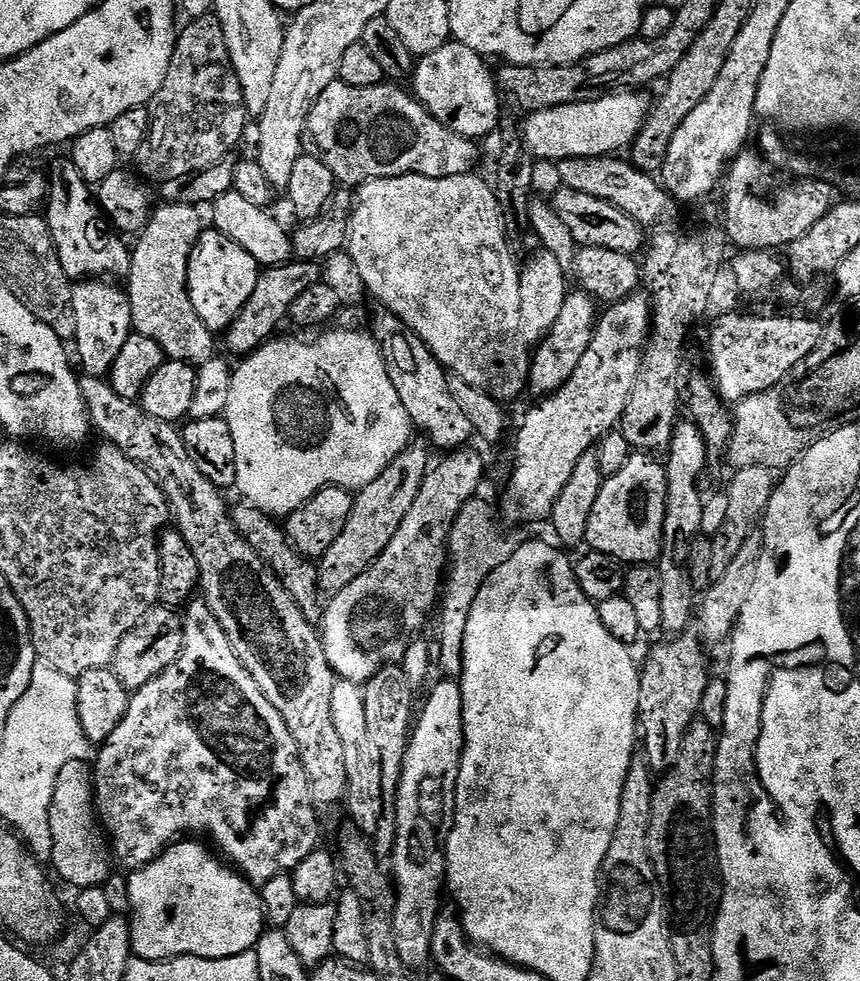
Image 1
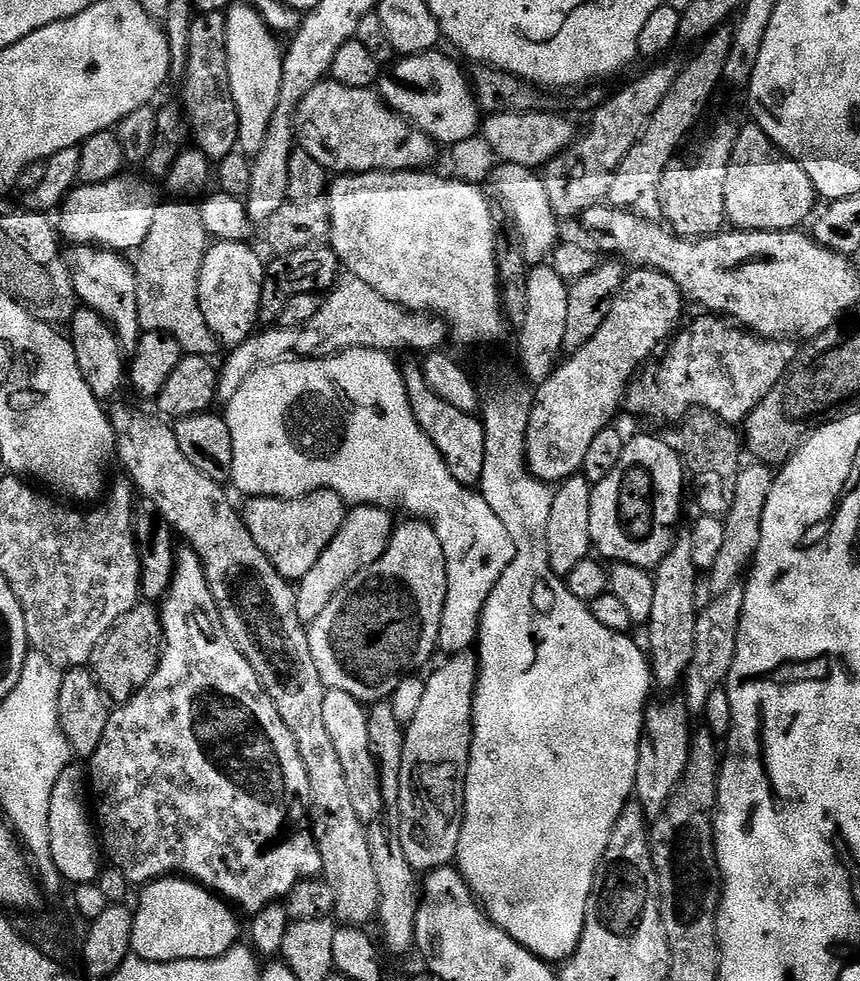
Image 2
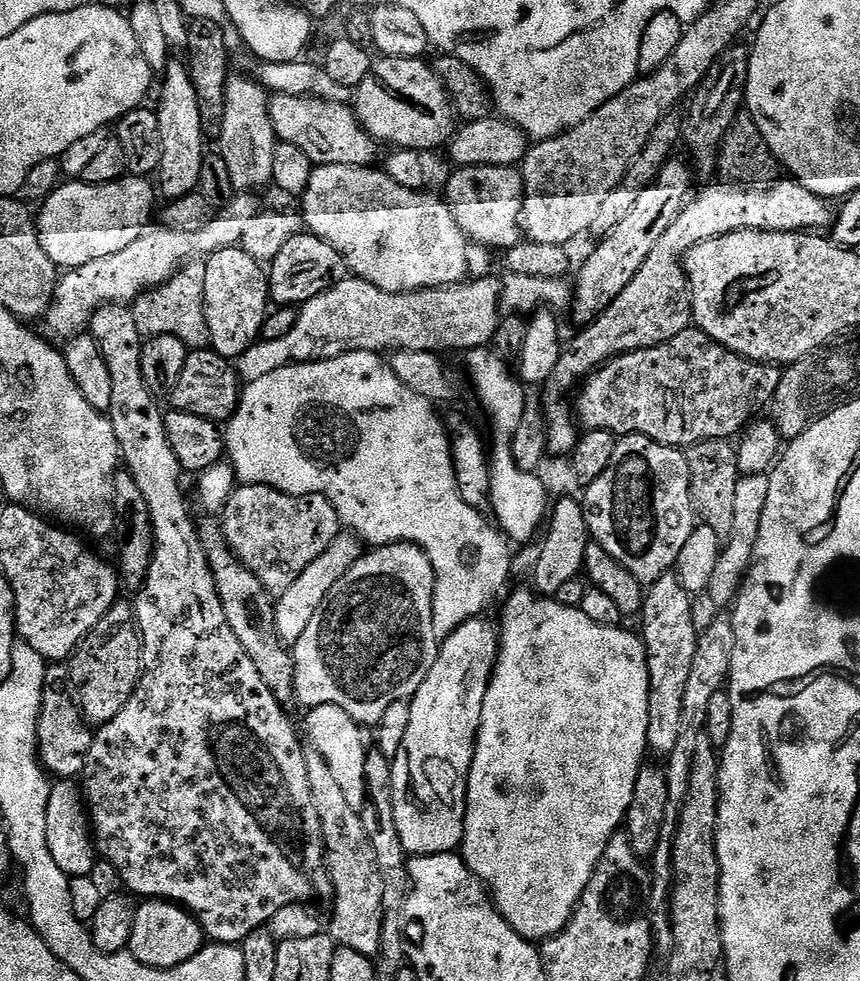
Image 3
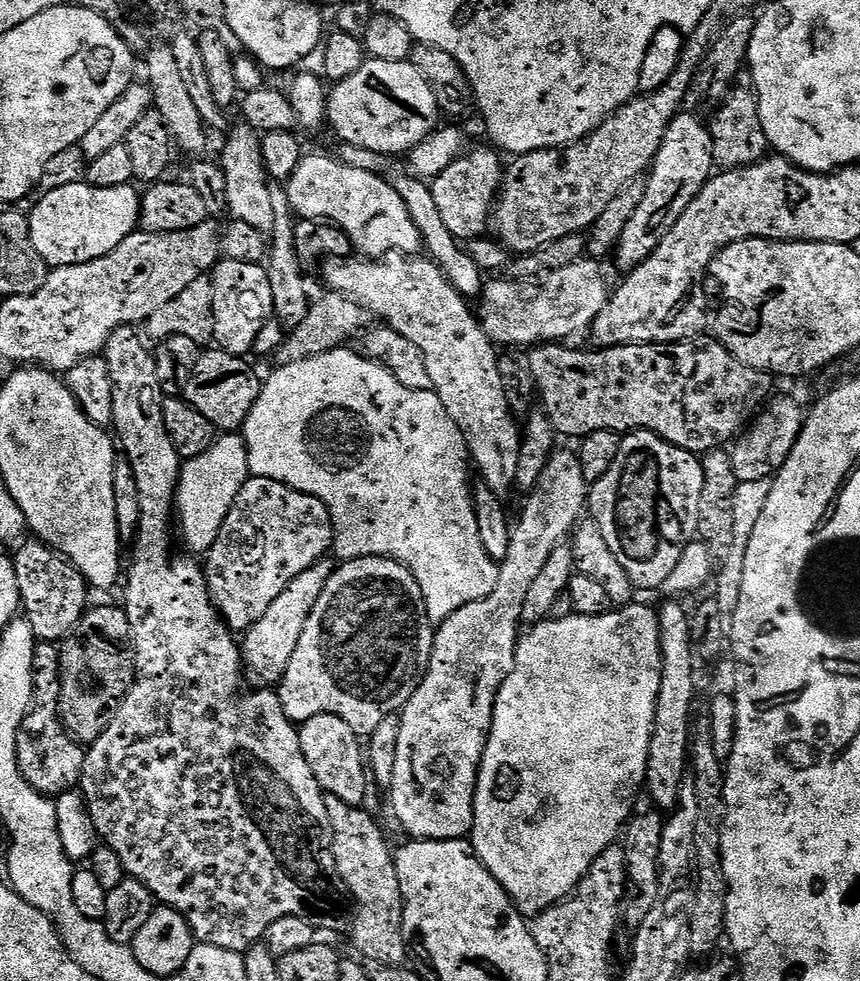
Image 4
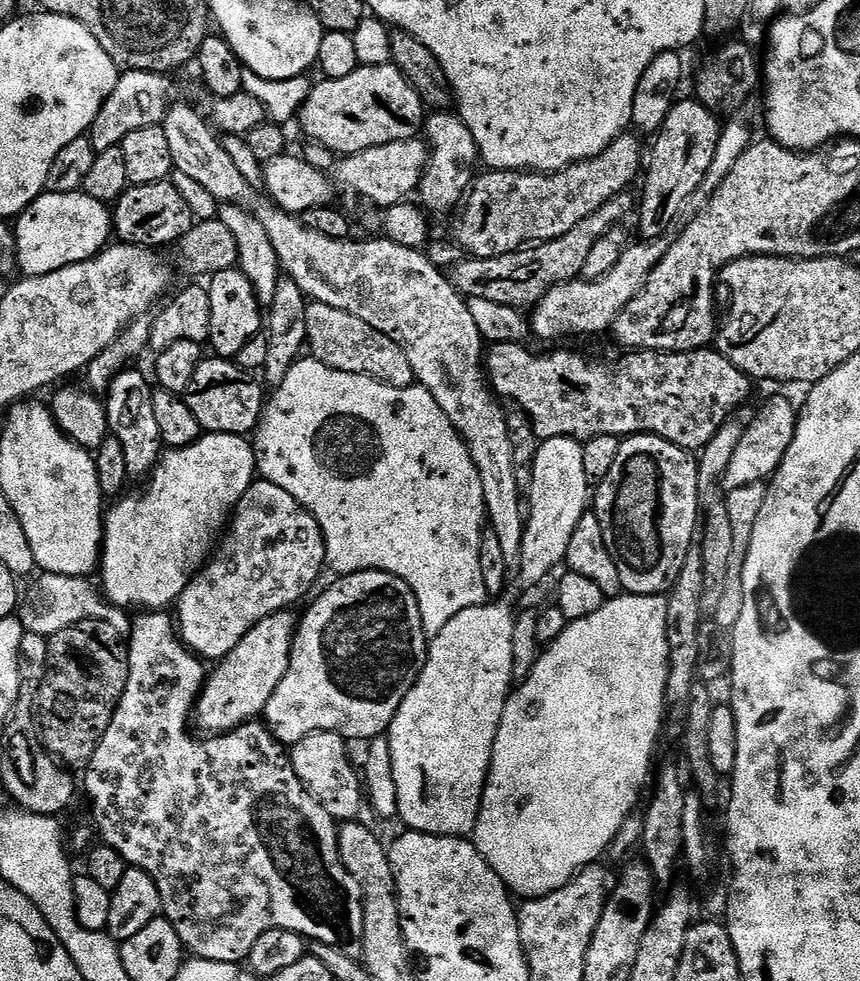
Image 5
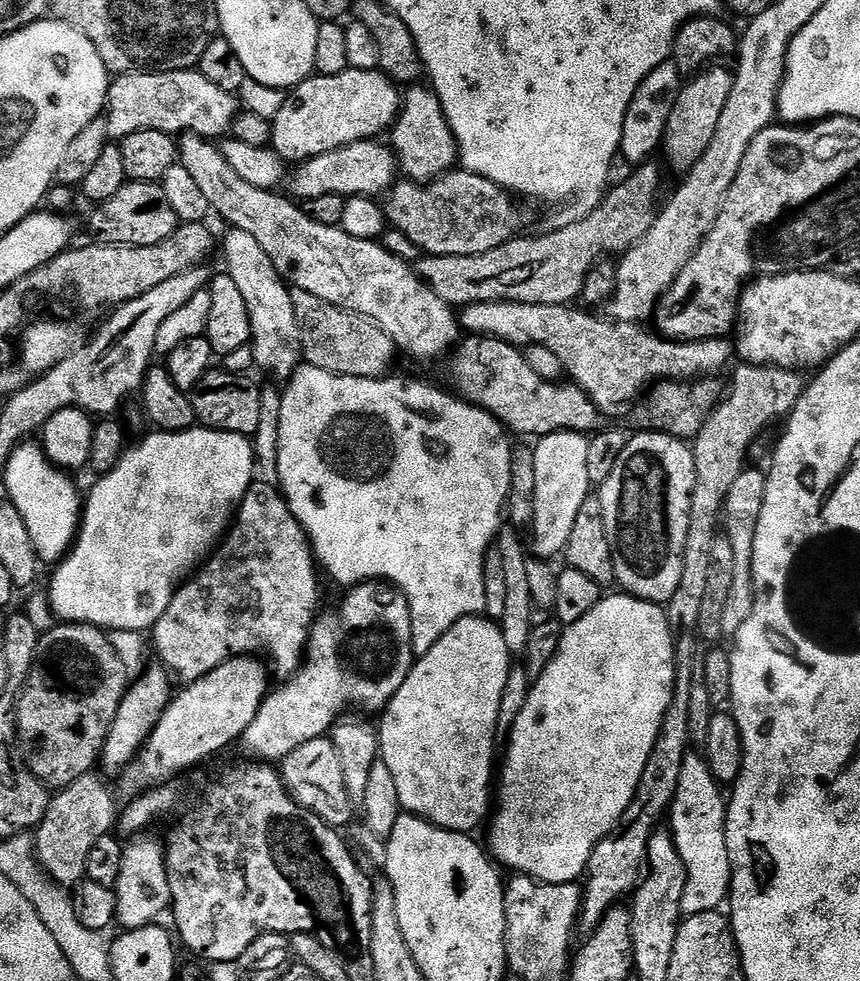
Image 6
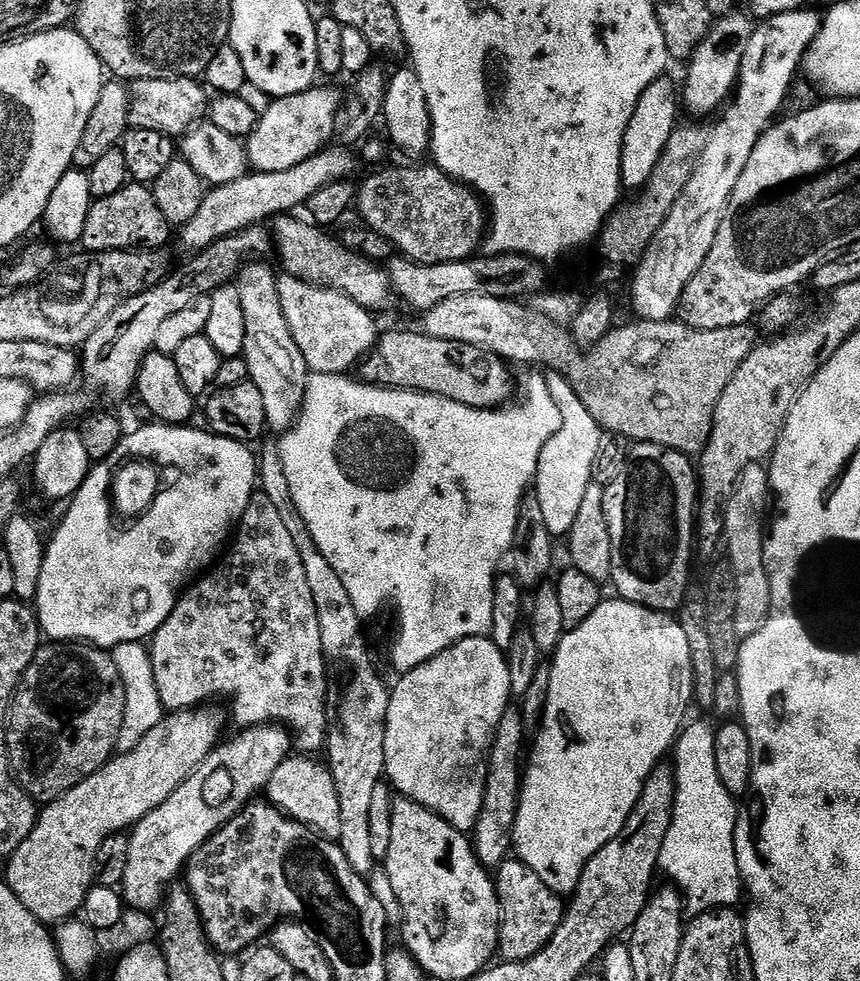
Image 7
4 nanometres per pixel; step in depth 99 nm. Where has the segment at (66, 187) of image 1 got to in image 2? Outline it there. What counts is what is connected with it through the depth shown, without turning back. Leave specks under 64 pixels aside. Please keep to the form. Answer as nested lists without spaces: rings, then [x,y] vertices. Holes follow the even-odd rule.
[[[86,244],[69,247],[66,259],[77,301],[91,312],[97,312],[115,330],[122,349],[135,348],[142,329],[138,318],[138,282],[133,261],[119,252]]]

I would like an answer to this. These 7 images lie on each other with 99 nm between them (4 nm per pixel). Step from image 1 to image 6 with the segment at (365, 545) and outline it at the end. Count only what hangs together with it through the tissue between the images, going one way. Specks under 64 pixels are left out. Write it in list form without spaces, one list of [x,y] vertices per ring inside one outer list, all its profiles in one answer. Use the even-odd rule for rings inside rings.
[[[242,656],[238,659],[228,660],[227,663],[215,668],[210,672],[210,674],[204,676],[202,679],[193,681],[189,686],[184,686],[184,689],[182,689],[181,692],[179,689],[179,691],[171,697],[168,708],[164,712],[159,723],[156,724],[156,728],[148,739],[148,743],[141,748],[138,759],[131,765],[130,773],[132,772],[132,784],[134,787],[140,788],[136,790],[147,790],[167,785],[169,782],[175,781],[172,779],[174,779],[179,772],[184,772],[187,768],[196,768],[203,762],[203,760],[208,760],[211,756],[218,755],[223,748],[230,747],[235,740],[237,743],[237,741],[243,737],[245,730],[250,726],[250,722],[254,722],[254,718],[258,714],[258,710],[262,706],[262,702],[266,697],[268,697],[268,693],[270,691],[270,685],[268,685],[268,672],[270,676],[269,665],[265,663],[263,659],[257,658],[256,656]]]

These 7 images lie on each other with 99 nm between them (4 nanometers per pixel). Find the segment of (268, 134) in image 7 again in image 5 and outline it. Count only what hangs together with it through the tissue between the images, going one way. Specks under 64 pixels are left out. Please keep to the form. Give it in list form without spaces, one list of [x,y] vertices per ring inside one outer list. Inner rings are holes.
[[[395,64],[361,66],[354,74],[346,74],[346,78],[324,78],[319,82],[298,113],[298,123],[304,127],[309,141],[346,157],[386,142],[414,140],[421,135],[426,123],[426,105]]]

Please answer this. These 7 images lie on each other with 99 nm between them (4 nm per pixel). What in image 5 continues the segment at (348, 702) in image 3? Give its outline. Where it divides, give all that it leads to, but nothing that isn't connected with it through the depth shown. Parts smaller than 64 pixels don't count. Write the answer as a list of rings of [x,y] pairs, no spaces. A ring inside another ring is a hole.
[[[355,572],[333,581],[309,606],[308,613],[299,617],[286,678],[278,682],[274,698],[262,713],[272,735],[285,746],[315,732],[338,732],[349,741],[361,742],[385,735],[428,657],[430,638],[424,633],[422,610],[418,610],[418,598],[405,580],[389,572]]]

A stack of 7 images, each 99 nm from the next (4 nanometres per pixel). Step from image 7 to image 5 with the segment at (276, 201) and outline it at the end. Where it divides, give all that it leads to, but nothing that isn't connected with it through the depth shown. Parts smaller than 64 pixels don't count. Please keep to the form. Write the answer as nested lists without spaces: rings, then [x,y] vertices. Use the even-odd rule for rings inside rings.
[[[420,138],[386,142],[382,146],[374,146],[355,152],[353,156],[343,157],[334,169],[334,180],[341,189],[349,188],[362,199],[377,204],[377,209],[388,209],[395,204],[405,203],[406,198],[411,197],[408,195],[411,192],[413,195],[419,189],[420,179],[428,165],[429,151],[429,145]]]

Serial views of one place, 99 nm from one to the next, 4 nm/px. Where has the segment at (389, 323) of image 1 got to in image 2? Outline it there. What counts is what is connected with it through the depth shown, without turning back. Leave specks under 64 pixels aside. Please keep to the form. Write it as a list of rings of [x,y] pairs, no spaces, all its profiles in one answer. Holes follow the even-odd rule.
[[[408,358],[412,360],[403,361],[400,364],[400,373],[406,386],[406,394],[410,398],[410,410],[414,410],[414,418],[418,426],[434,442],[438,454],[446,462],[446,470],[464,488],[475,489],[482,478],[482,466],[486,463],[486,434],[484,433],[484,421],[479,415],[463,412],[450,406],[443,398],[438,398],[430,390],[426,382],[424,365],[419,359]]]

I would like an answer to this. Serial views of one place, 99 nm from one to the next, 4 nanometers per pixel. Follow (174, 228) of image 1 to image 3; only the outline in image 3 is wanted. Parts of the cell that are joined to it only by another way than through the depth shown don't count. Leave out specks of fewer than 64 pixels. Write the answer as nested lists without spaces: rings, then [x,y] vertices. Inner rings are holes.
[[[192,262],[175,272],[167,284],[147,289],[140,297],[132,301],[130,311],[134,314],[134,323],[140,335],[173,336],[178,338],[190,350],[204,350],[211,345],[210,326],[206,326],[204,295],[206,294],[206,270],[204,264]]]

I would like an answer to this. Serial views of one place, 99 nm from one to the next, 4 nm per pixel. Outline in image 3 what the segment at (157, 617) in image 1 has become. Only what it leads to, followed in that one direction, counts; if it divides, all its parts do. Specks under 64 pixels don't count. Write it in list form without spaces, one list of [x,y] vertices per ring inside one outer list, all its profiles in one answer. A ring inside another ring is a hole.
[[[117,602],[98,622],[91,636],[77,646],[67,665],[76,687],[75,699],[79,710],[89,725],[99,726],[110,722],[130,702],[134,690],[140,684],[142,671],[142,645],[140,633],[134,623],[131,603]]]

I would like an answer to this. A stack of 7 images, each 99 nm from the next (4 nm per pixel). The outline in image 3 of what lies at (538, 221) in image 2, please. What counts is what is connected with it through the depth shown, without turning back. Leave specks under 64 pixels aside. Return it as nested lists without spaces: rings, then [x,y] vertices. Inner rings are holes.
[[[460,166],[453,171],[446,187],[446,199],[454,218],[473,241],[488,248],[507,249],[522,228],[524,178],[519,167]]]

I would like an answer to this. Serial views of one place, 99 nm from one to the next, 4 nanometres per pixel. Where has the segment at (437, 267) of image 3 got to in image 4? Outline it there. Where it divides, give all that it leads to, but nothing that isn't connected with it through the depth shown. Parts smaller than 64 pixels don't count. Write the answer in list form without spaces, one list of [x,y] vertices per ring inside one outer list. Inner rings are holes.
[[[304,154],[301,155],[294,174],[287,180],[286,189],[290,206],[301,221],[325,222],[324,220],[329,220],[330,223],[337,224],[344,231],[345,238],[360,251],[357,253],[361,257],[379,258],[388,252],[416,254],[421,251],[419,230],[407,212],[406,202],[399,197],[398,191],[383,176],[354,170],[353,167],[344,165],[333,155],[308,156]]]

